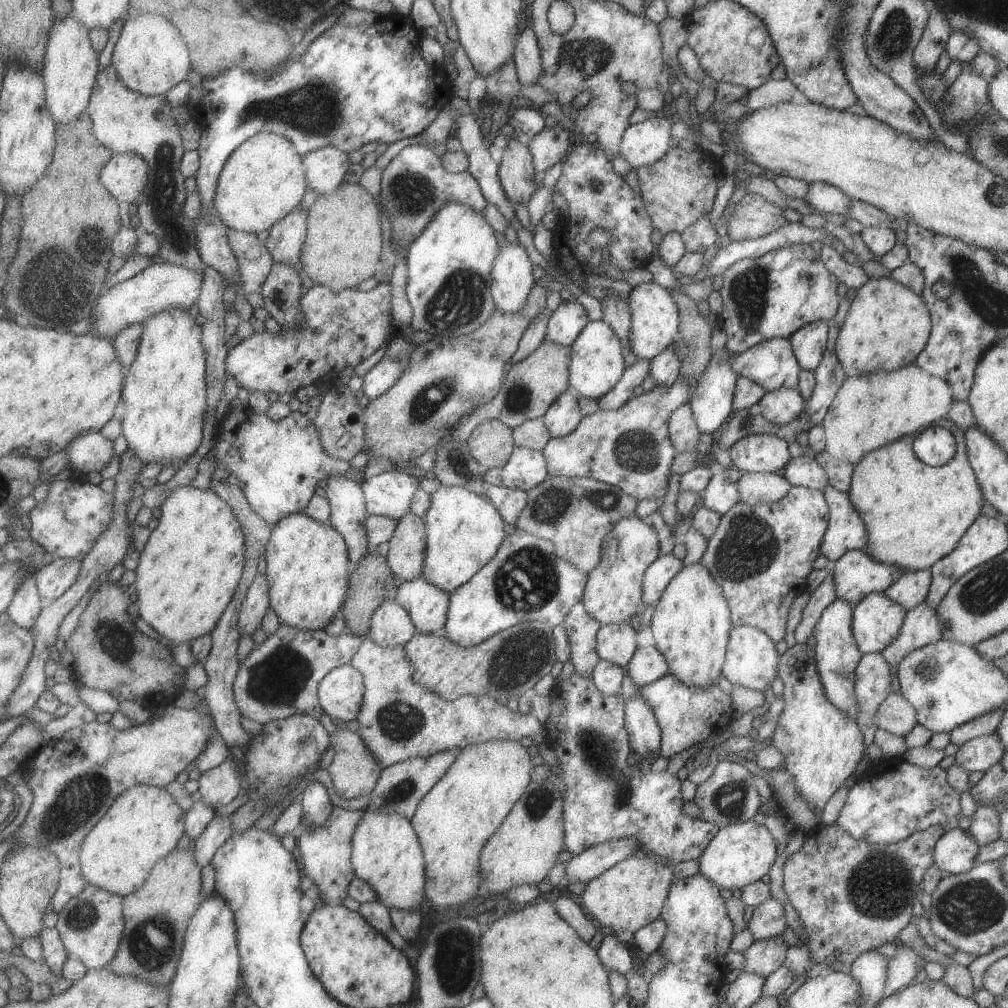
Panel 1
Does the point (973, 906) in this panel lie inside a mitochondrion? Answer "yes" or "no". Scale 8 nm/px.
yes

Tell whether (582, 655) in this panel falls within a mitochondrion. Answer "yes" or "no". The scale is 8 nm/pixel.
no

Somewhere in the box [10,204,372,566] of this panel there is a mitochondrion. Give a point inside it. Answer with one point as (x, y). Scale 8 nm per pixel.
(49, 278)

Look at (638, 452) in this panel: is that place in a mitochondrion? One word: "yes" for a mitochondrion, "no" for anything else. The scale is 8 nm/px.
yes

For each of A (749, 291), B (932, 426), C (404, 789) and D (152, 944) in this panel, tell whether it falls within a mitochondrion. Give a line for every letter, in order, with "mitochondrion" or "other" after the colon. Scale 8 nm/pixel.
A: mitochondrion
B: other
C: mitochondrion
D: mitochondrion

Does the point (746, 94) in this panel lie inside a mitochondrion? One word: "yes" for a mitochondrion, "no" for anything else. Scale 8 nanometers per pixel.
no

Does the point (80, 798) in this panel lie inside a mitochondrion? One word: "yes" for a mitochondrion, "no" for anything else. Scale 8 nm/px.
yes

